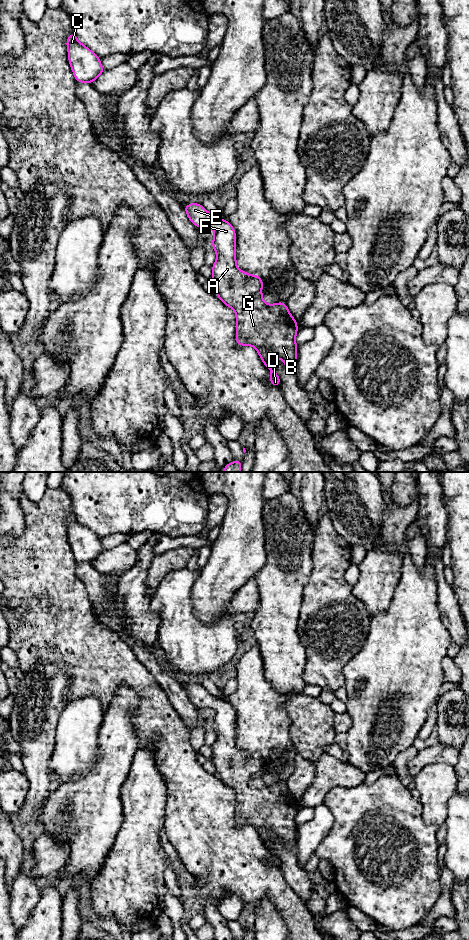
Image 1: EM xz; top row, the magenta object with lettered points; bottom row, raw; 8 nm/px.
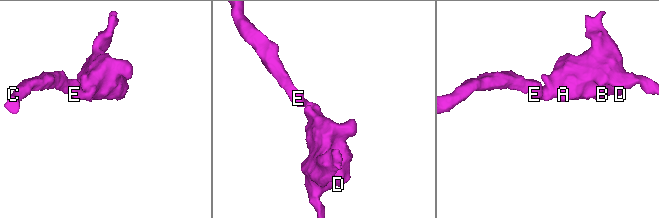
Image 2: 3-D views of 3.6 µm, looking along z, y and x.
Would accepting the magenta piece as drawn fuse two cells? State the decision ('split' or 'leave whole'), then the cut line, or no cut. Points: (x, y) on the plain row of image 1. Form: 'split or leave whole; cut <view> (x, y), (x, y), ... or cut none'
leave whole; cut none

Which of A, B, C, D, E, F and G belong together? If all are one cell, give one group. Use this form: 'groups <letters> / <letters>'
groups A B C D E F G

